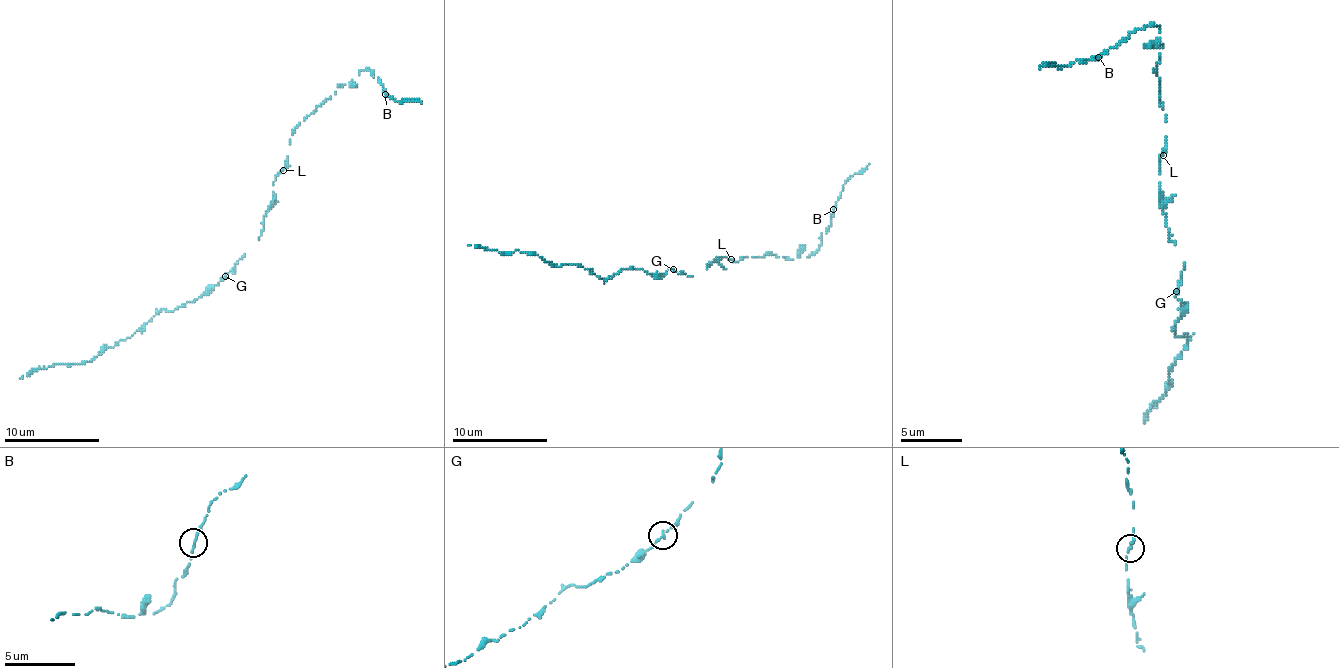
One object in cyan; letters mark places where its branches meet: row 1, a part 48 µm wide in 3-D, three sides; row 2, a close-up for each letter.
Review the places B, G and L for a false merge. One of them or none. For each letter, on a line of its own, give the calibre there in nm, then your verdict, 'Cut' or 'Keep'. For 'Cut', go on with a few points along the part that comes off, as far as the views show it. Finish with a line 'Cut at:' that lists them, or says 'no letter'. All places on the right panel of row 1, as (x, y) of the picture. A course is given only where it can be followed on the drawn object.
B: Thickness 200 nm. Keep
G: Thickness 200 nm. Keep
L: Thickness 200 nm. Keep
Cut at: no letter

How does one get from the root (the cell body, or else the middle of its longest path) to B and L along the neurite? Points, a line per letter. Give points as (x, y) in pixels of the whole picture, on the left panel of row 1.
B: (266, 213), (273, 199), (275, 175), (285, 166), (292, 130), (361, 70), (371, 70), (385, 94)
L: (266, 213), (273, 199), (273, 182), (283, 170)

